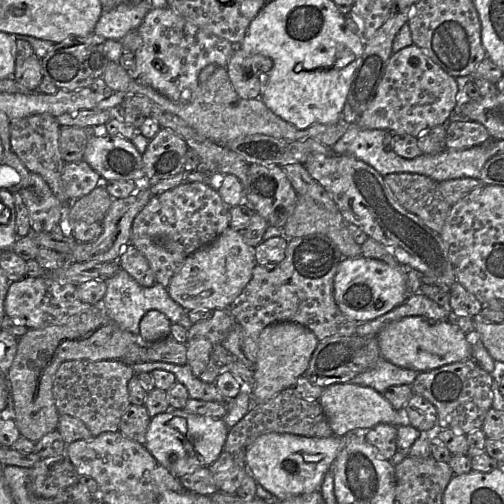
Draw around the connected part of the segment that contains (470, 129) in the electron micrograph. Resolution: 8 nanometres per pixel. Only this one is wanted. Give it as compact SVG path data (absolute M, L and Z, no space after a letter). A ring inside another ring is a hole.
M454 118L446 124L446 149L468 149L484 144L490 139L487 129L479 122Z

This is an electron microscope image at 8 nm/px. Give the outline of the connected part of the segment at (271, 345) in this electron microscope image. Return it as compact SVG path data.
M276 322L265 327L258 337L251 405L262 404L295 385L308 368L319 340L308 328L294 322Z

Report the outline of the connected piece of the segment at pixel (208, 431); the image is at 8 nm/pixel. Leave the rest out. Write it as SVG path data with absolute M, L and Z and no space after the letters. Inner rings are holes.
M169 409L151 418L144 447L174 477L192 474L209 467L221 455L229 428L223 419L188 413L184 409Z

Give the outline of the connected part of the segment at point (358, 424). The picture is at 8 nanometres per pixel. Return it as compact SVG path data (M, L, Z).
M352 383L332 384L324 388L318 402L335 436L346 436L352 431L367 431L379 424L396 427L410 425L404 409L396 411L381 393L370 387Z

